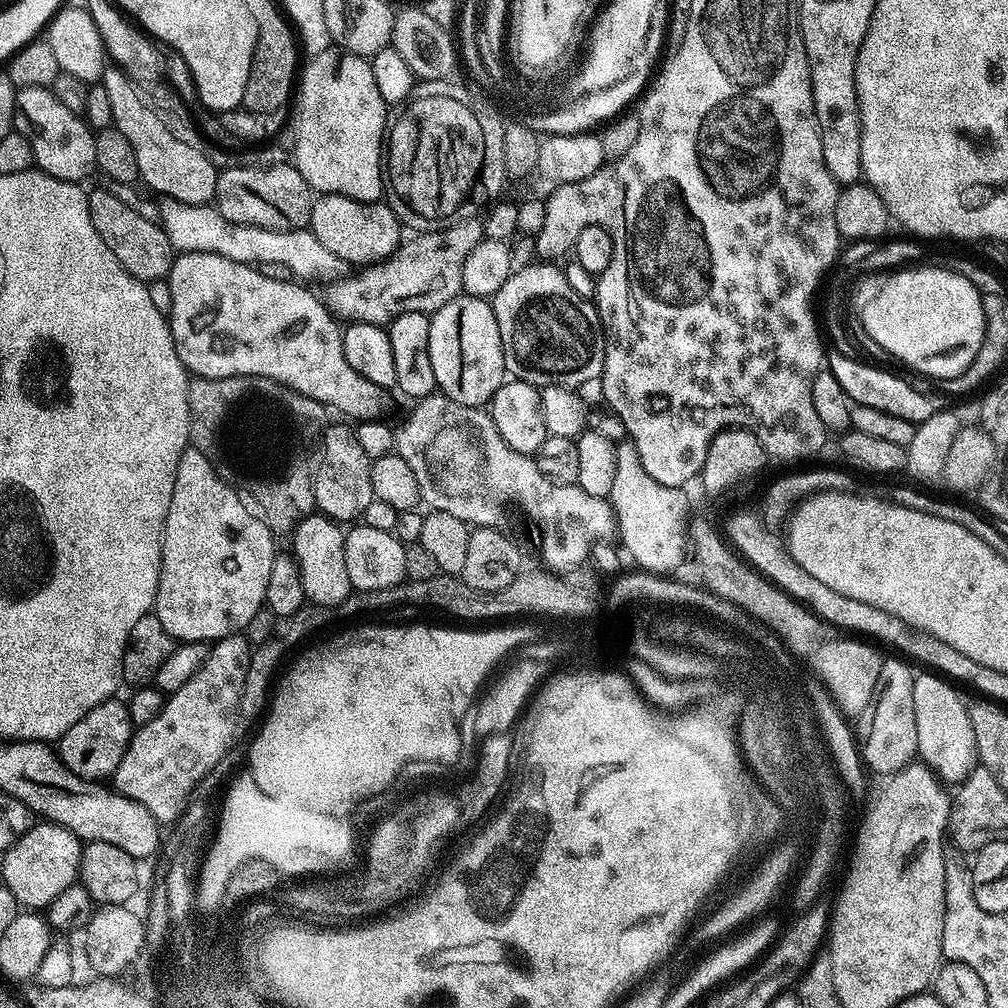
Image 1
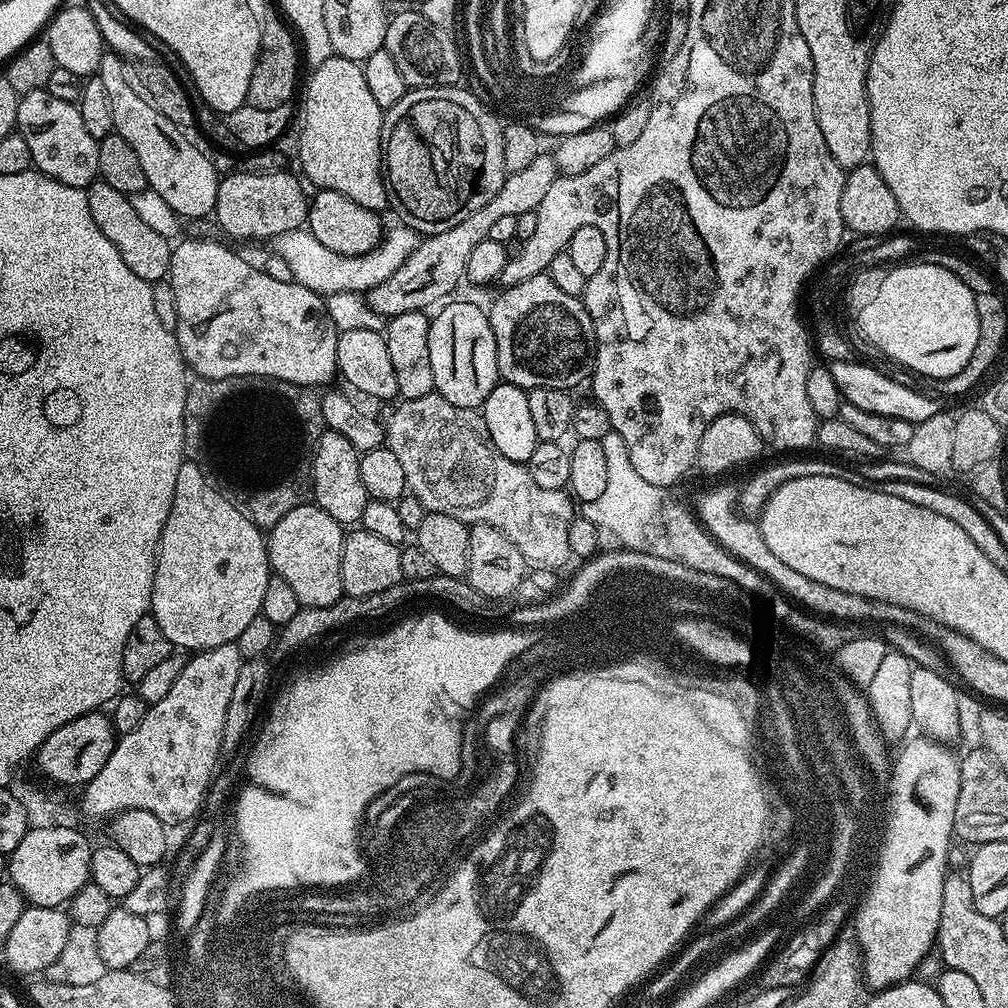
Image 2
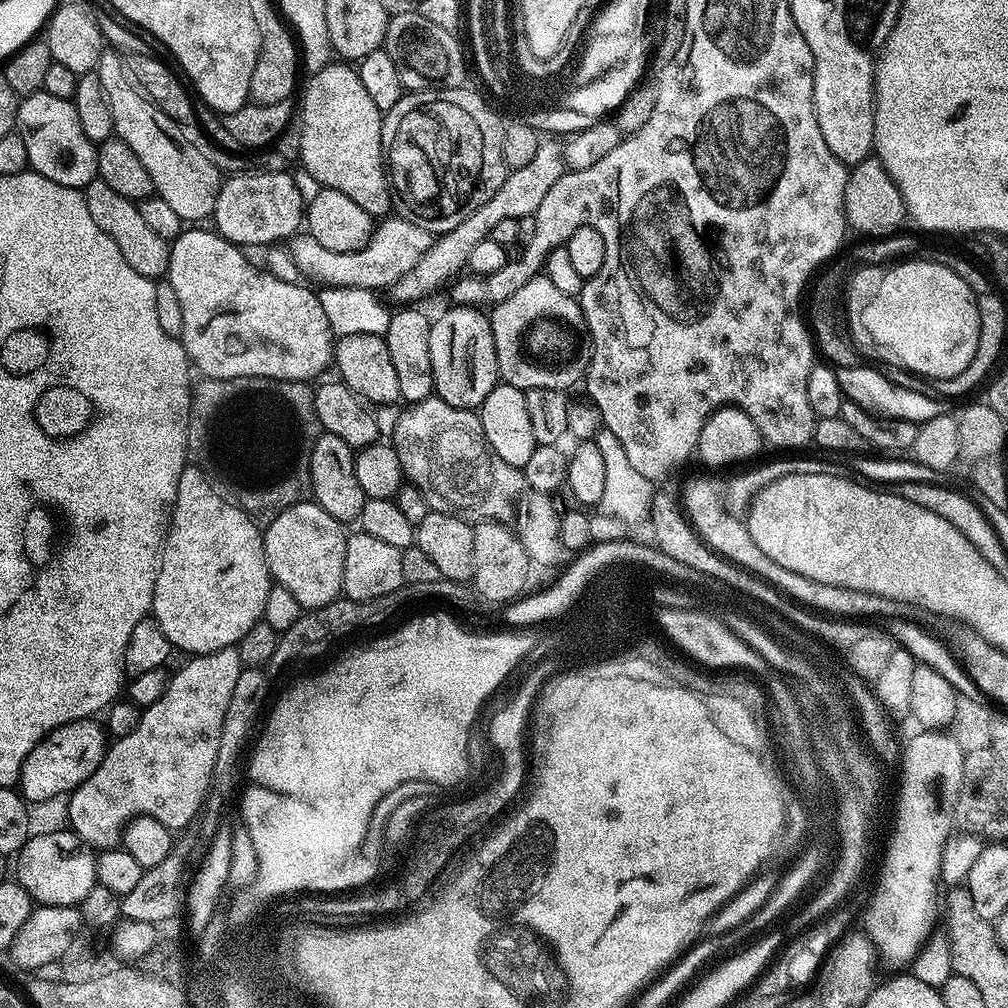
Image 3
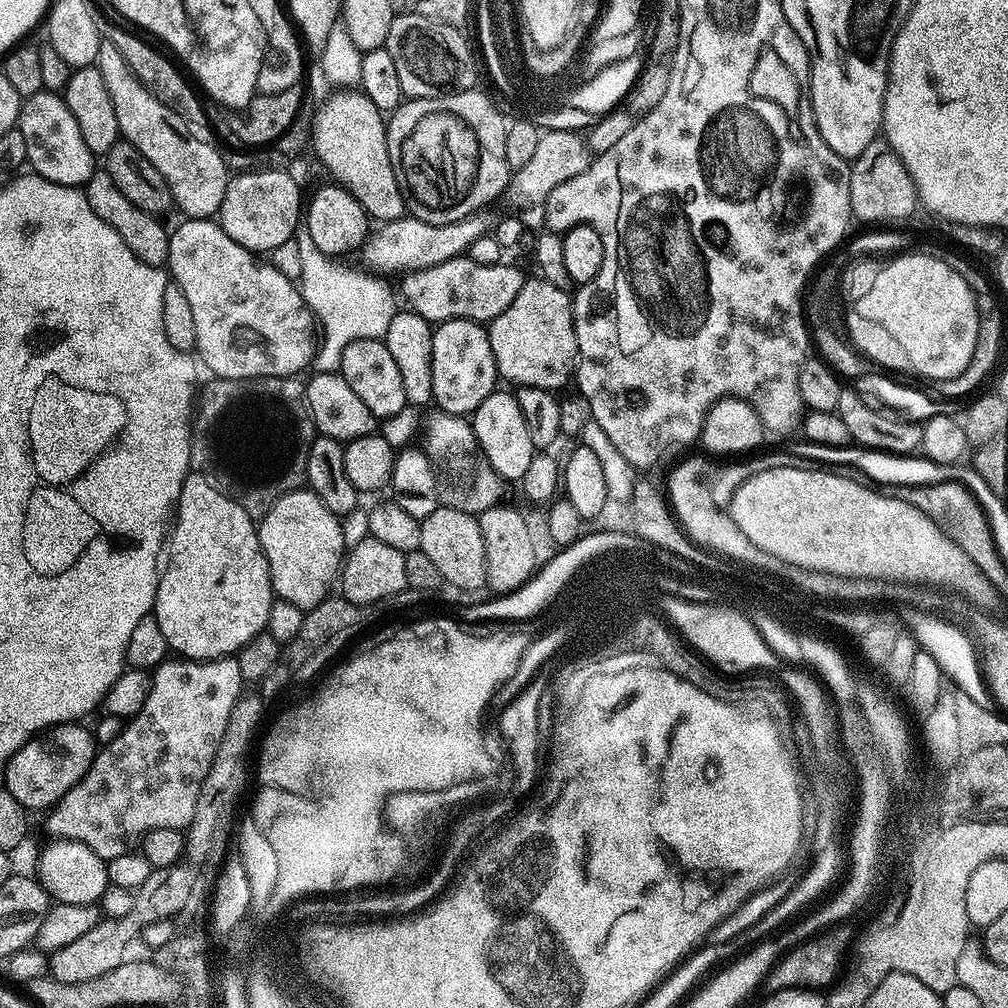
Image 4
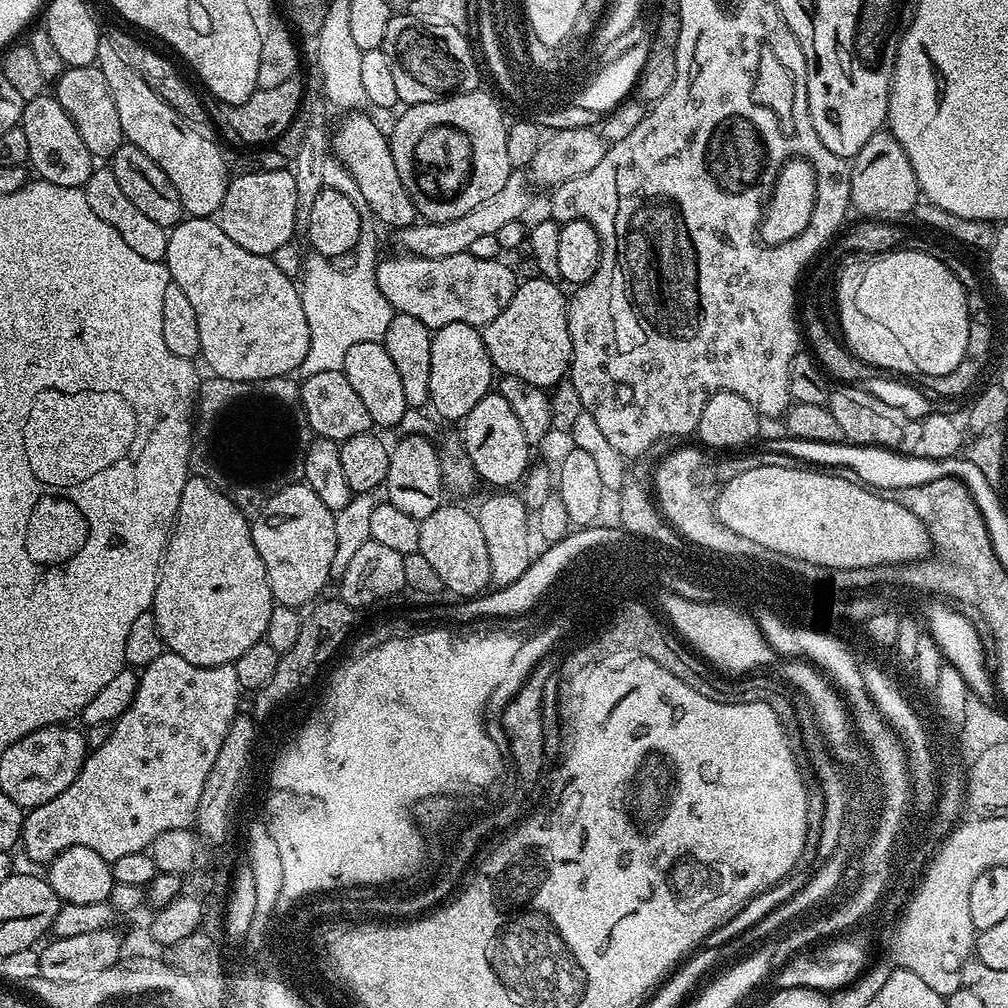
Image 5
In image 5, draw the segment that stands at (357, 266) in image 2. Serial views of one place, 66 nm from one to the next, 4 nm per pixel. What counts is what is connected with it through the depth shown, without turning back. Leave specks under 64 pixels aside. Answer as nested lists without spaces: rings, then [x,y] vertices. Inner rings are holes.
[[[513,174],[508,179],[506,186],[494,194],[486,202],[478,202],[474,210],[462,214],[462,218],[454,218],[446,222],[417,222],[411,224],[409,228],[401,228],[395,233],[396,240],[401,244],[405,253],[414,256],[425,256],[426,258],[446,258],[450,254],[467,252],[468,247],[475,242],[477,238],[482,238],[482,234],[496,235],[506,222],[514,222],[521,219],[528,208],[528,184],[529,181],[523,180],[523,175]]]

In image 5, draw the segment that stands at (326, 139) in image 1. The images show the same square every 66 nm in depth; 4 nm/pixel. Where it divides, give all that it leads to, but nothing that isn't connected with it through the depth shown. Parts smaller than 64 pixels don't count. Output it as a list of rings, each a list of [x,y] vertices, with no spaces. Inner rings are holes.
[[[352,110],[348,117],[337,126],[336,130],[330,136],[330,148],[334,153],[335,159],[343,164],[344,168],[353,176],[354,181],[358,182],[358,187],[369,203],[369,213],[381,225],[389,224],[392,230],[401,228],[409,228],[411,224],[417,223],[418,217],[414,202],[408,196],[406,186],[402,186],[402,178],[398,178],[398,166],[394,166],[394,154],[392,153],[392,145],[385,131],[376,123],[371,115],[360,112],[364,110]]]

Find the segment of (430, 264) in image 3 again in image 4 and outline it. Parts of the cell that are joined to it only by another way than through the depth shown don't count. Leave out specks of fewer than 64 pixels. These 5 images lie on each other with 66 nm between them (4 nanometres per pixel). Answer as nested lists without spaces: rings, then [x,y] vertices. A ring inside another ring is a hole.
[[[550,129],[541,131],[538,138],[538,146],[530,162],[526,162],[526,166],[515,169],[511,173],[506,189],[506,201],[508,200],[509,209],[520,210],[516,208],[536,208],[539,209],[543,205],[544,200],[550,194],[550,190],[554,190],[554,186],[562,186],[562,182],[570,182],[570,178],[574,178],[574,174],[582,174],[582,170],[586,170],[590,163],[590,153],[588,151],[586,140],[579,131],[568,131],[566,129]]]

